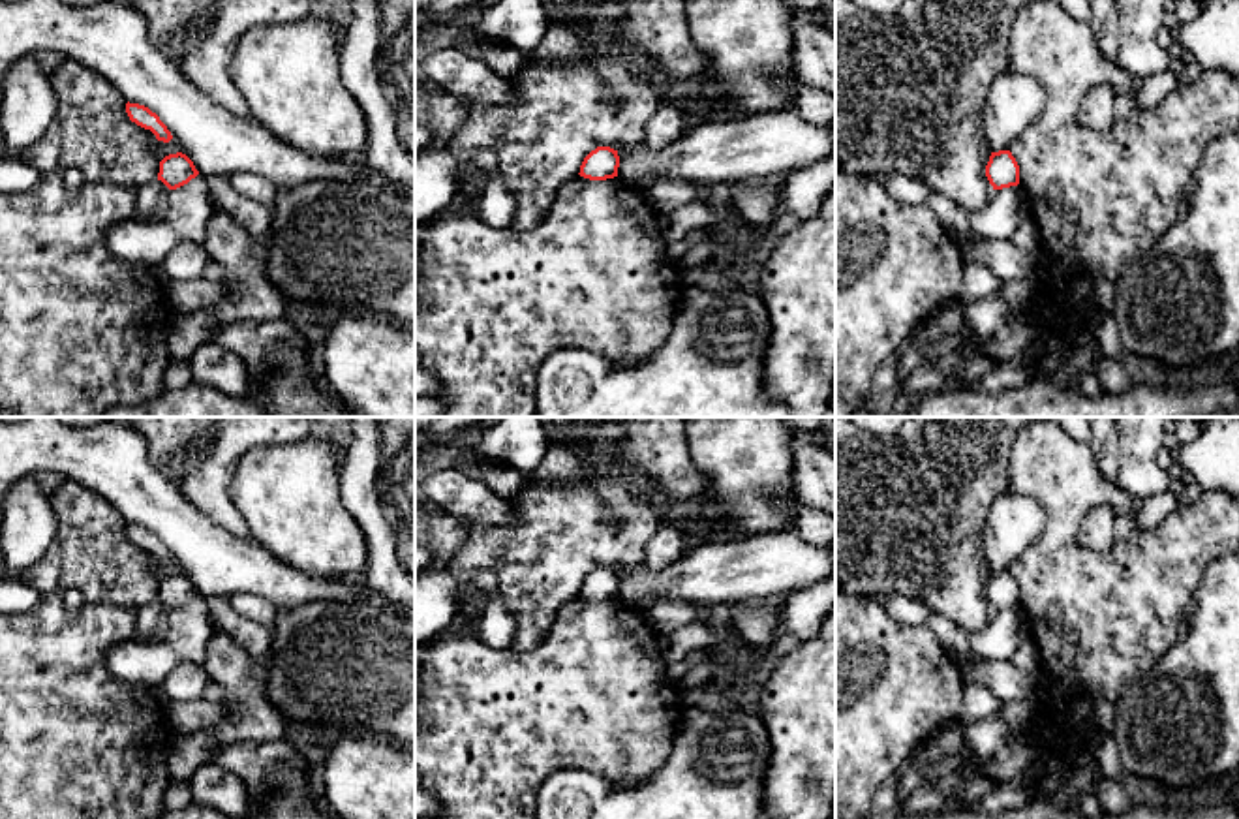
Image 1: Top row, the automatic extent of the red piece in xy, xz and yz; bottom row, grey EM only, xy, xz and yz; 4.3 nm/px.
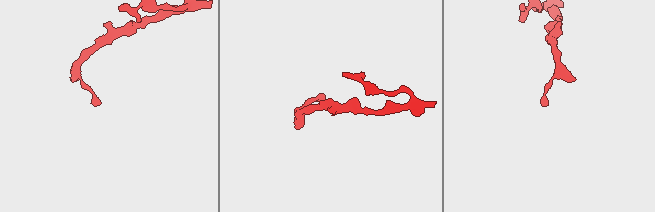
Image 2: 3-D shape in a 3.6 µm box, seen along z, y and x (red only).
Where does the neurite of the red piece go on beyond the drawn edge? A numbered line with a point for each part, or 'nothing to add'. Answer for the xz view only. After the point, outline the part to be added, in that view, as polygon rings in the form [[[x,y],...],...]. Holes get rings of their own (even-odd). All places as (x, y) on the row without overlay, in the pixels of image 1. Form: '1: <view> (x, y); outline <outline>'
nothing to add

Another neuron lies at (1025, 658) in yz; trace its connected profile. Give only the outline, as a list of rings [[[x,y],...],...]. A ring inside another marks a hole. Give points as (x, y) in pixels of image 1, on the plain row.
[[[1031,637],[1023,639],[1010,663],[1027,674],[1040,672],[1040,652]]]

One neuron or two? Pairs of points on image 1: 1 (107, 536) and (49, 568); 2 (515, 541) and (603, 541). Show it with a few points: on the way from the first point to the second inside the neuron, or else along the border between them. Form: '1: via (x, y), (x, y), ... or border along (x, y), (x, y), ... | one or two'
1: via (92, 549), (64, 566) | one
2: via (537, 541), (581, 541) | one

